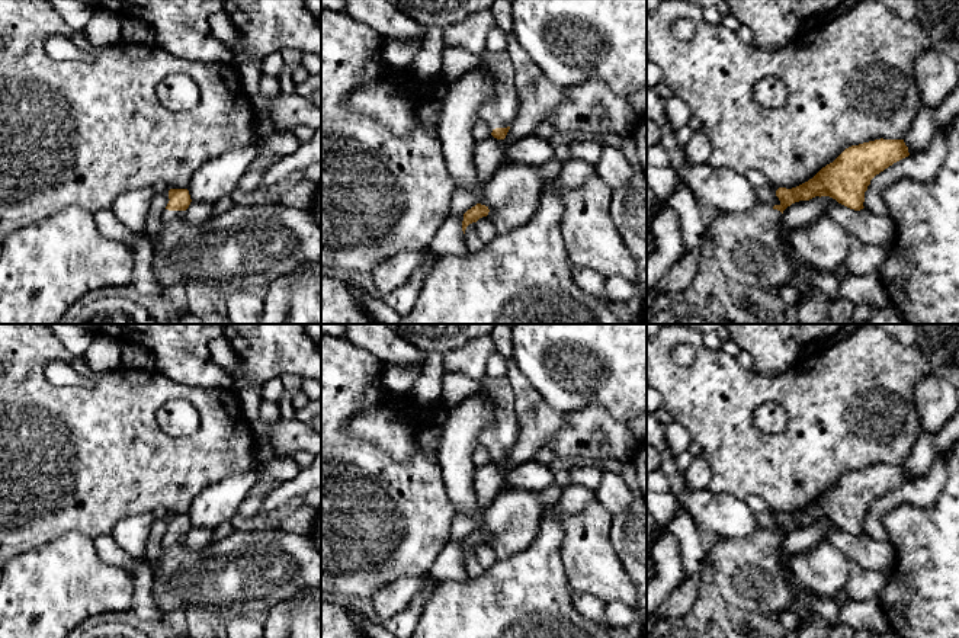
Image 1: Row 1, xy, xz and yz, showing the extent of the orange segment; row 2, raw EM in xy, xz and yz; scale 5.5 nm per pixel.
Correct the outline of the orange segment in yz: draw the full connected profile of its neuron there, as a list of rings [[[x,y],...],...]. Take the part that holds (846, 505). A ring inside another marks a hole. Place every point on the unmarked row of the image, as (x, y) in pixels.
[[[881,464],[851,471],[808,507],[792,514],[779,513],[779,530],[758,526],[744,538],[721,538],[706,552],[719,594],[731,607],[744,612],[770,615],[790,609],[793,599],[779,564],[783,536],[815,522],[830,522],[860,536],[870,506],[908,481],[904,465]]]

